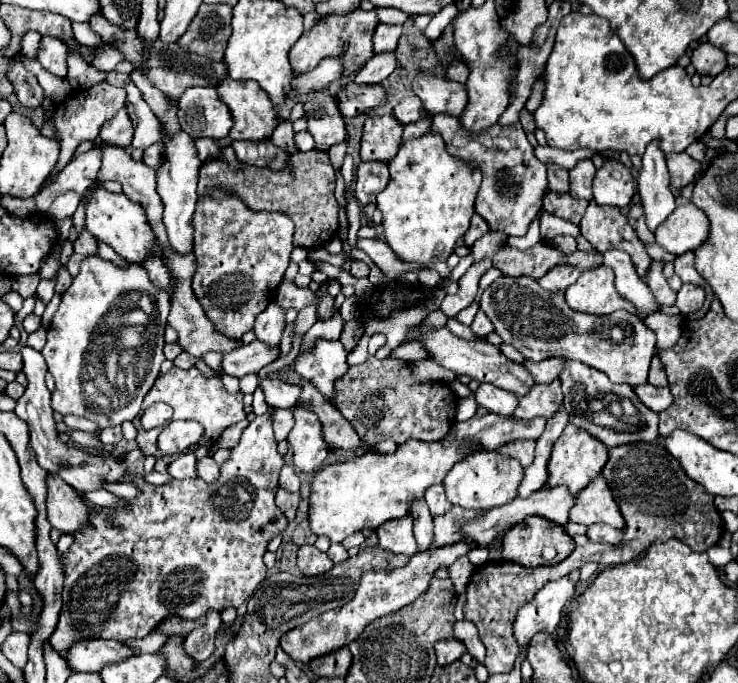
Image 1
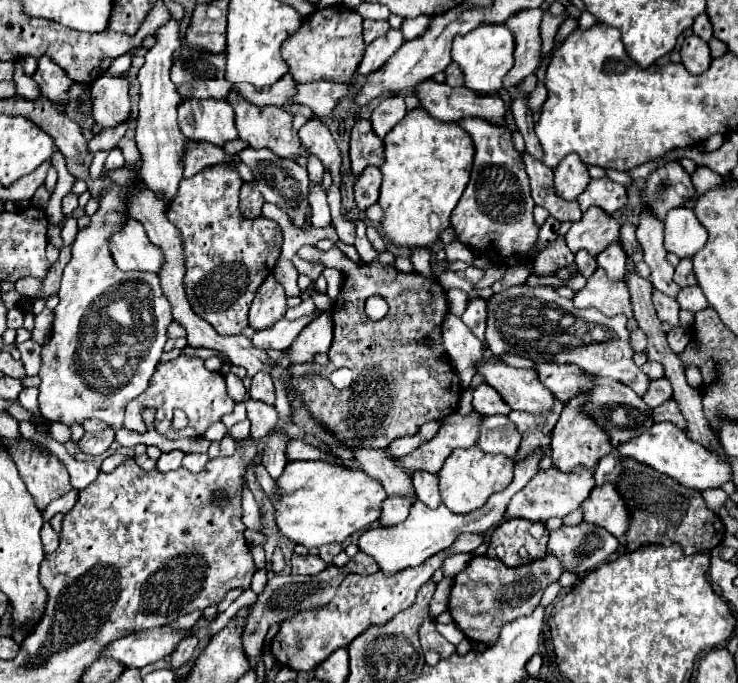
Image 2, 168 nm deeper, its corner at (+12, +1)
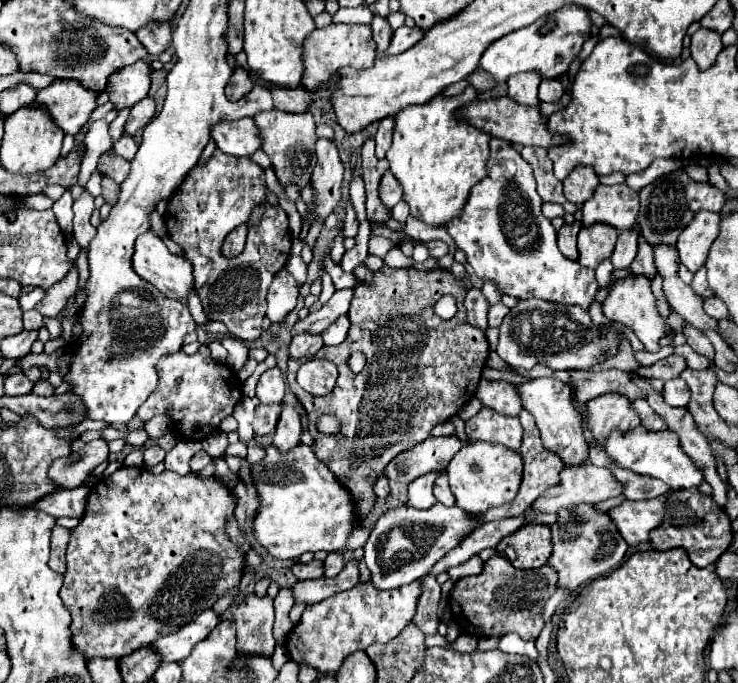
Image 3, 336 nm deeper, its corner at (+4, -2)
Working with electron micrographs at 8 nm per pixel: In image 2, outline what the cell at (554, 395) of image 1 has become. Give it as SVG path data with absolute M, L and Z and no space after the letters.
M556 400L556 408L550 414L544 416L530 416L528 412L510 412L508 418L516 424L518 432L522 434L522 442L520 442L520 452L516 454L514 462L524 460L524 456L532 456L532 452L542 450L542 458L540 458L540 470L548 470L552 466L552 458L548 454L550 448L550 440L552 440L552 428L556 424L556 420L560 418L562 412L562 404Z

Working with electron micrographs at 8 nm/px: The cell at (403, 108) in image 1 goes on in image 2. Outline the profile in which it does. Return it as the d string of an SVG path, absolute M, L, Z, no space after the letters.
M402 96L384 98L378 104L378 108L372 112L372 118L370 118L372 130L376 132L376 136L384 138L404 116L406 116L406 106Z

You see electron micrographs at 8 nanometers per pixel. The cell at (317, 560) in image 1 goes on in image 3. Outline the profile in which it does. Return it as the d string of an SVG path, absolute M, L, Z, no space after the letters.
M312 559L310 563L296 563L292 571L296 579L320 579L324 577L324 563L318 559Z

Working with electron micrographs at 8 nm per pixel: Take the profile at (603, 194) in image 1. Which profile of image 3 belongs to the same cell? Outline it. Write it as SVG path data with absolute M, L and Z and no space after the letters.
M626 183L598 185L594 195L582 205L582 225L608 223L620 231L630 229L638 215L638 193Z

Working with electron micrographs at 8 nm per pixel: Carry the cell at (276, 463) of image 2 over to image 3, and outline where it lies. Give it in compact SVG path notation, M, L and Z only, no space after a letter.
M282 405L282 415L278 419L278 427L274 431L274 441L272 445L280 451L280 453L288 453L290 449L300 445L300 415L294 407L290 405Z

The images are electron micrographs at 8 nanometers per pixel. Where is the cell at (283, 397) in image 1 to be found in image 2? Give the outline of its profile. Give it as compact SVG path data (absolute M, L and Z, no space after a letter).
M258 372L252 378L252 386L248 390L252 400L262 400L266 404L274 404L274 384L266 372Z

